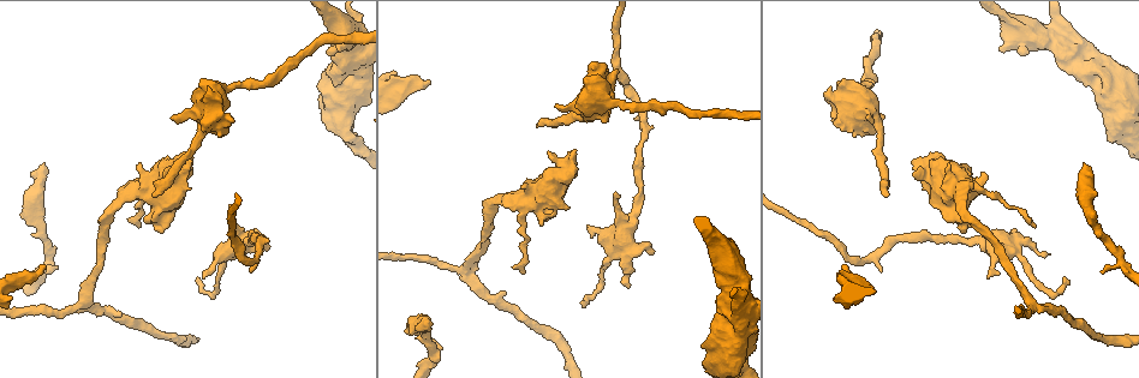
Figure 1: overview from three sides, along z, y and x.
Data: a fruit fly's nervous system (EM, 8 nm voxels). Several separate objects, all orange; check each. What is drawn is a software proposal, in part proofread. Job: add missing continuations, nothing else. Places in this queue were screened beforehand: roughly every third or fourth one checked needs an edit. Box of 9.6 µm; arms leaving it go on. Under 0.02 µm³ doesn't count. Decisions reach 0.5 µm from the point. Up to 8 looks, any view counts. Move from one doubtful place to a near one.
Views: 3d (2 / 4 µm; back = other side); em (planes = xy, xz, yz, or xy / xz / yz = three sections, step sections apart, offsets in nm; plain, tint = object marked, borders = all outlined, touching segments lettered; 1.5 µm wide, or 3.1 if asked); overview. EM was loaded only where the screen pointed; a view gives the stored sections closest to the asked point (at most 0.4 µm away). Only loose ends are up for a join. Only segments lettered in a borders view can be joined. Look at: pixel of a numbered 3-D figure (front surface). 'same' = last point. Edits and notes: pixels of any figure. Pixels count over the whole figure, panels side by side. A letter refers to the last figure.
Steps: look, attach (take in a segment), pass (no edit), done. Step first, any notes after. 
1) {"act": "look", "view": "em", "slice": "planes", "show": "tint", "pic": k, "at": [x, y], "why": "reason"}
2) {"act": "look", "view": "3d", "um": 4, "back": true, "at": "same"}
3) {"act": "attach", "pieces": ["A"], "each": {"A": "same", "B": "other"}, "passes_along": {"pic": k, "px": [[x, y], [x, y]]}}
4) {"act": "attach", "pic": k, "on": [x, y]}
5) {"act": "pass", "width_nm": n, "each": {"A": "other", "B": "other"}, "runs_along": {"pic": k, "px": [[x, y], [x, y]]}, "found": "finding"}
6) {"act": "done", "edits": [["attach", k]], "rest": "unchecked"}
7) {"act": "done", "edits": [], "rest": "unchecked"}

{"act": "look", "view": "em", "slice": "yz", "step": 4, "show": "borders", "pic": 1, "at": [1065, 277], "why": "branch stops here"}

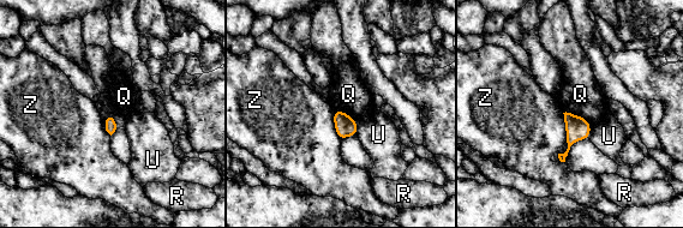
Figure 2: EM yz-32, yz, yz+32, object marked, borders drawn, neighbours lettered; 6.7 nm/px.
{"act": "look", "view": "em", "slice": "planes", "show": "borders", "at": "same"}

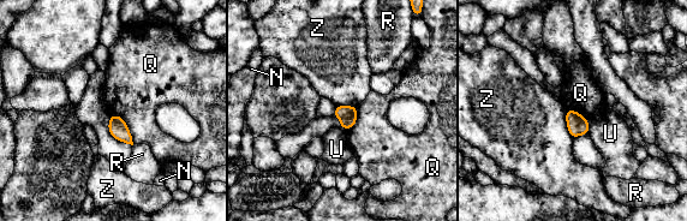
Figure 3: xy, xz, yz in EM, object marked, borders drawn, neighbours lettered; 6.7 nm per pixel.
{"act": "pass", "each": {"N": "other", "Q": "other", "R": "other", "U": "other", "Z": "other"}, "border": {"pic": 3, "px": [[111, 113], [125, 121], [133, 143]]}, "found": "none of them fits"}

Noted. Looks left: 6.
{"act": "look", "view": "em", "slice": "xz", "step": 8, "show": "tint", "pic": 1, "at": [224, 133], "why": "free end"}

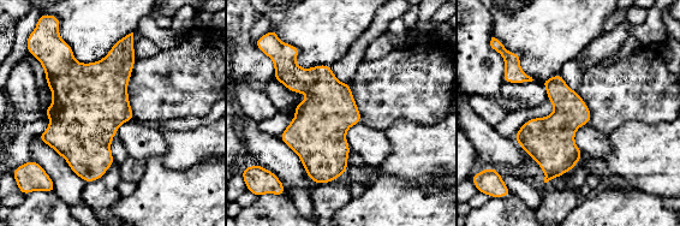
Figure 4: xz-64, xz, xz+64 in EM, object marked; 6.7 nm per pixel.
{"act": "look", "view": "em", "slice": "planes", "show": "tint", "at": "same", "why": "another direction"}

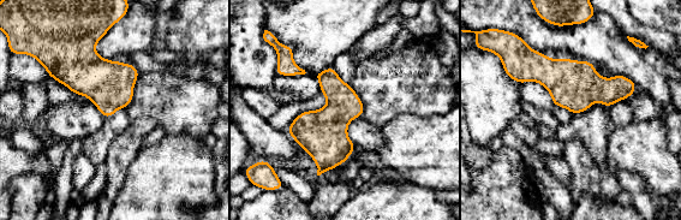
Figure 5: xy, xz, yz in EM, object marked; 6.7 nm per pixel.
{"act": "look", "view": "em", "slice": "planes", "show": "borders", "at": "same", "why": "what lies round it"}

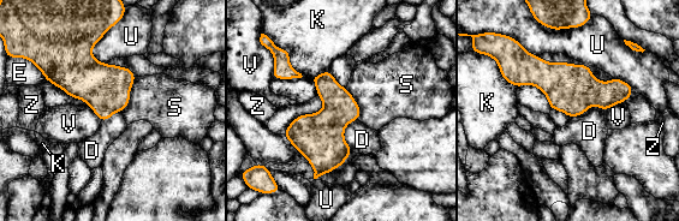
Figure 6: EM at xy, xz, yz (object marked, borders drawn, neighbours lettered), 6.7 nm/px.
{"act": "pass", "width_nm": 240, "each": {"D": "other", "E": "other", "K": "other", "S": "other", "U": "other", "V": "other", "Z": "other"}, "border": {"pic": 6, "px": [[357, 119], [344, 131], [352, 151]]}, "found": "no lettered segment goes on from it"}

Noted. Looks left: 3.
{"act": "look", "view": "em", "slice": "xy", "step": 4, "show": "tint", "pic": 1, "at": [843, 264]}

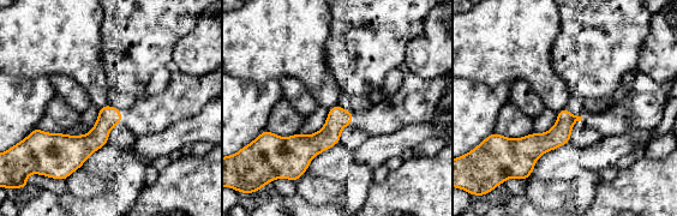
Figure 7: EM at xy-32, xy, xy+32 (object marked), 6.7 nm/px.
{"act": "look", "view": "em", "slice": "planes", "show": "borders", "at": "same"}

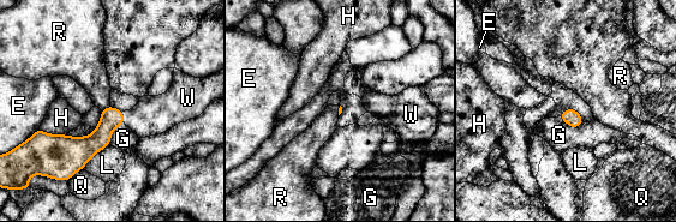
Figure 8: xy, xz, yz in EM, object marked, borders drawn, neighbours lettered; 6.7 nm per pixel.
{"act": "attach", "pic": 8, "on": [153, 115], "each": {"E": "other", "G": "other", "H": "other", "L": "other", "Q": "other", "R": "other", "W": "same"}, "found": "it goes on there"}

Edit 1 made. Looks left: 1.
{"act": "done", "edits": [["attach", 8]], "rest": "unchecked"}

